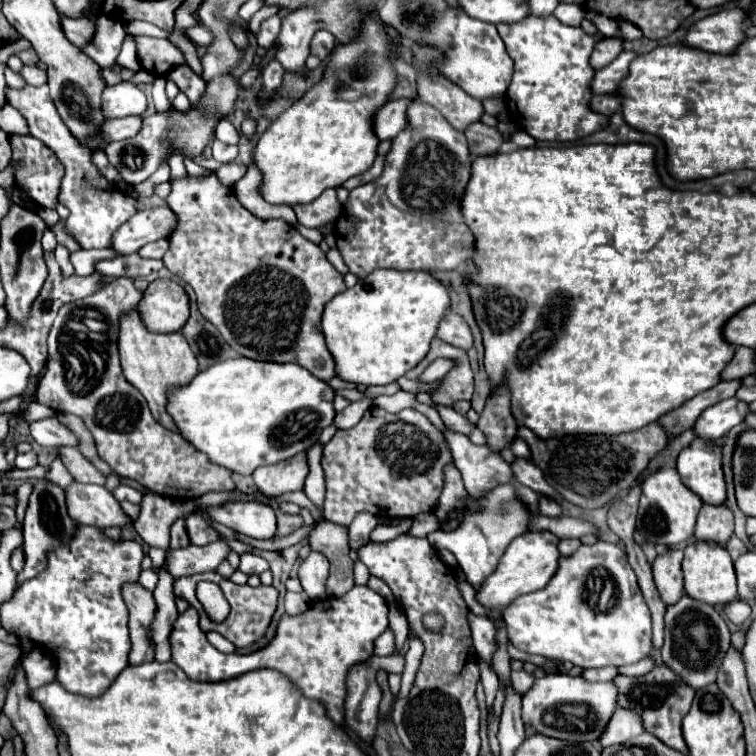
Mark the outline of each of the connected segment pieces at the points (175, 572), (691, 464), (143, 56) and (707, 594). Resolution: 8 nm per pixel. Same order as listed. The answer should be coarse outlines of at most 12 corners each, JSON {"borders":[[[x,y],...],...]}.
{"borders":[[[222,540],[168,550],[164,570],[174,578],[210,572],[228,556]],[[696,438],[676,458],[702,502],[724,504],[718,442]],[[134,36],[142,70],[166,76],[186,64],[170,40]],[[696,540],[684,548],[684,588],[718,606],[736,600],[728,550]]]}

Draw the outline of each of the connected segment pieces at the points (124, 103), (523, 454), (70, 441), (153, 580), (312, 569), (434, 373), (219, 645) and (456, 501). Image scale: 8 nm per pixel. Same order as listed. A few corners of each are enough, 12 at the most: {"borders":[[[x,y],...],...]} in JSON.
{"borders":[[[132,80],[102,92],[104,118],[140,116],[146,96]],[[522,438],[510,444],[514,456],[530,460],[530,448]],[[56,418],[30,422],[40,446],[78,448],[76,436]],[[143,570],[138,582],[153,591],[158,582],[158,573]],[[320,552],[300,564],[298,578],[310,600],[326,598],[328,560]],[[446,358],[434,360],[418,378],[422,384],[440,380],[454,366]],[[217,632],[206,637],[224,654],[234,653],[236,647]],[[454,464],[444,468],[446,486],[434,510],[440,528],[466,496],[462,476]]]}

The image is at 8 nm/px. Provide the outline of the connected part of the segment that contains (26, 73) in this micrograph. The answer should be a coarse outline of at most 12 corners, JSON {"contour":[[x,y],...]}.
{"contour":[[24,66],[20,76],[30,86],[46,84],[46,72]]}

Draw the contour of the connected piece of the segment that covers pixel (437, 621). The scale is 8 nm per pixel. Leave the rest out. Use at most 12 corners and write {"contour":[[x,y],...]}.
{"contour":[[428,612],[422,624],[428,632],[440,632],[444,618],[438,612]]}

